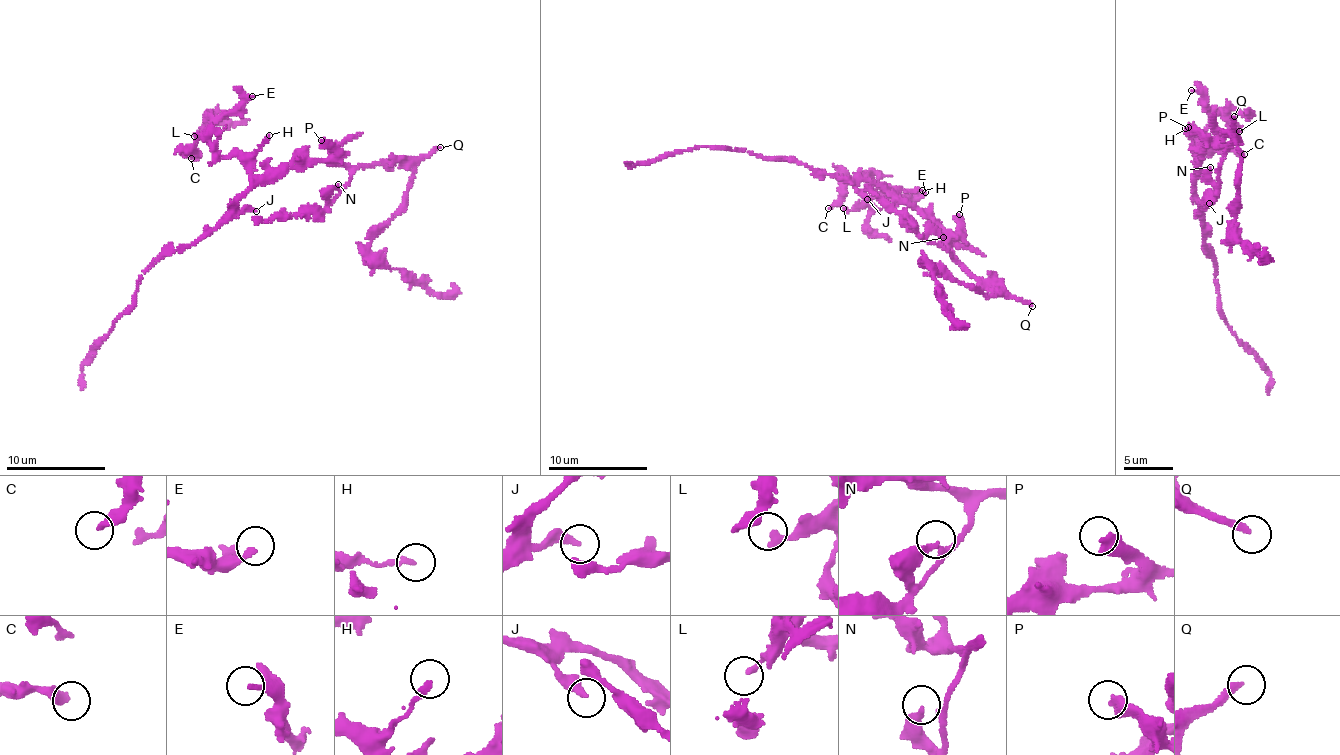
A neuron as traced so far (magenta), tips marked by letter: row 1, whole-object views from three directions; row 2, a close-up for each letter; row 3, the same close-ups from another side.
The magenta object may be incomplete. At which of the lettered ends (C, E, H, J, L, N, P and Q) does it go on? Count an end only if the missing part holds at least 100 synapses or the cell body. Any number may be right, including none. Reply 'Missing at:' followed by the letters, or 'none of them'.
Missing at: Q

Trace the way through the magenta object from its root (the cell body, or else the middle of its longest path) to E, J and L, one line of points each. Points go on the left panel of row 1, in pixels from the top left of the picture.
E: (291, 168), (256, 175), (235, 155), (223, 156), (209, 144), (209, 127), (252, 96)
J: (291, 168), (271, 176), (238, 202), (239, 210), (256, 211)
L: (291, 168), (256, 175), (235, 155), (223, 156), (209, 144), (210, 118), (194, 136)

